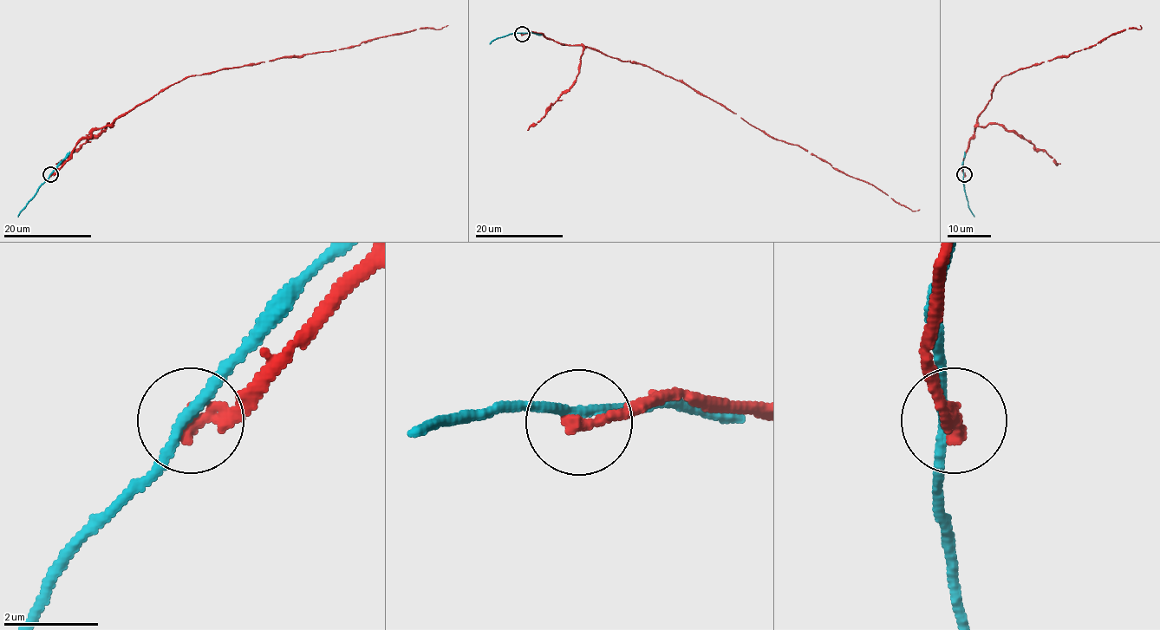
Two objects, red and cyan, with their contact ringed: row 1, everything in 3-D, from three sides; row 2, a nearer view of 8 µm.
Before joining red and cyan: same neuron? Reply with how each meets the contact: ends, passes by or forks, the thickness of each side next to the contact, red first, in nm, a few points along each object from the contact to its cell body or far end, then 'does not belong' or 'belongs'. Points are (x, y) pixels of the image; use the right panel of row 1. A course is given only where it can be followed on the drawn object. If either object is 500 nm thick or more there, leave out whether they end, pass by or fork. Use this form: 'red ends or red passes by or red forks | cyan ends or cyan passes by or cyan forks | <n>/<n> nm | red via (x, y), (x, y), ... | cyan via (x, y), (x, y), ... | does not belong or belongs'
red ends | cyan passes by | 320/200 nm | red via (965, 174), (962, 159), (978, 117), (1004, 75), (1066, 56), (1116, 33), (1140, 29), (1140, 25) | cyan via (963, 174), (967, 207), (974, 217) | does not belong

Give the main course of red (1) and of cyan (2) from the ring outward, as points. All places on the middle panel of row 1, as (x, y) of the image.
1: (522, 35), (537, 32), (560, 44), (591, 48), (682, 81), (771, 136), (798, 144), (911, 210), (919, 210)
2: (522, 33), (497, 37), (489, 44)

